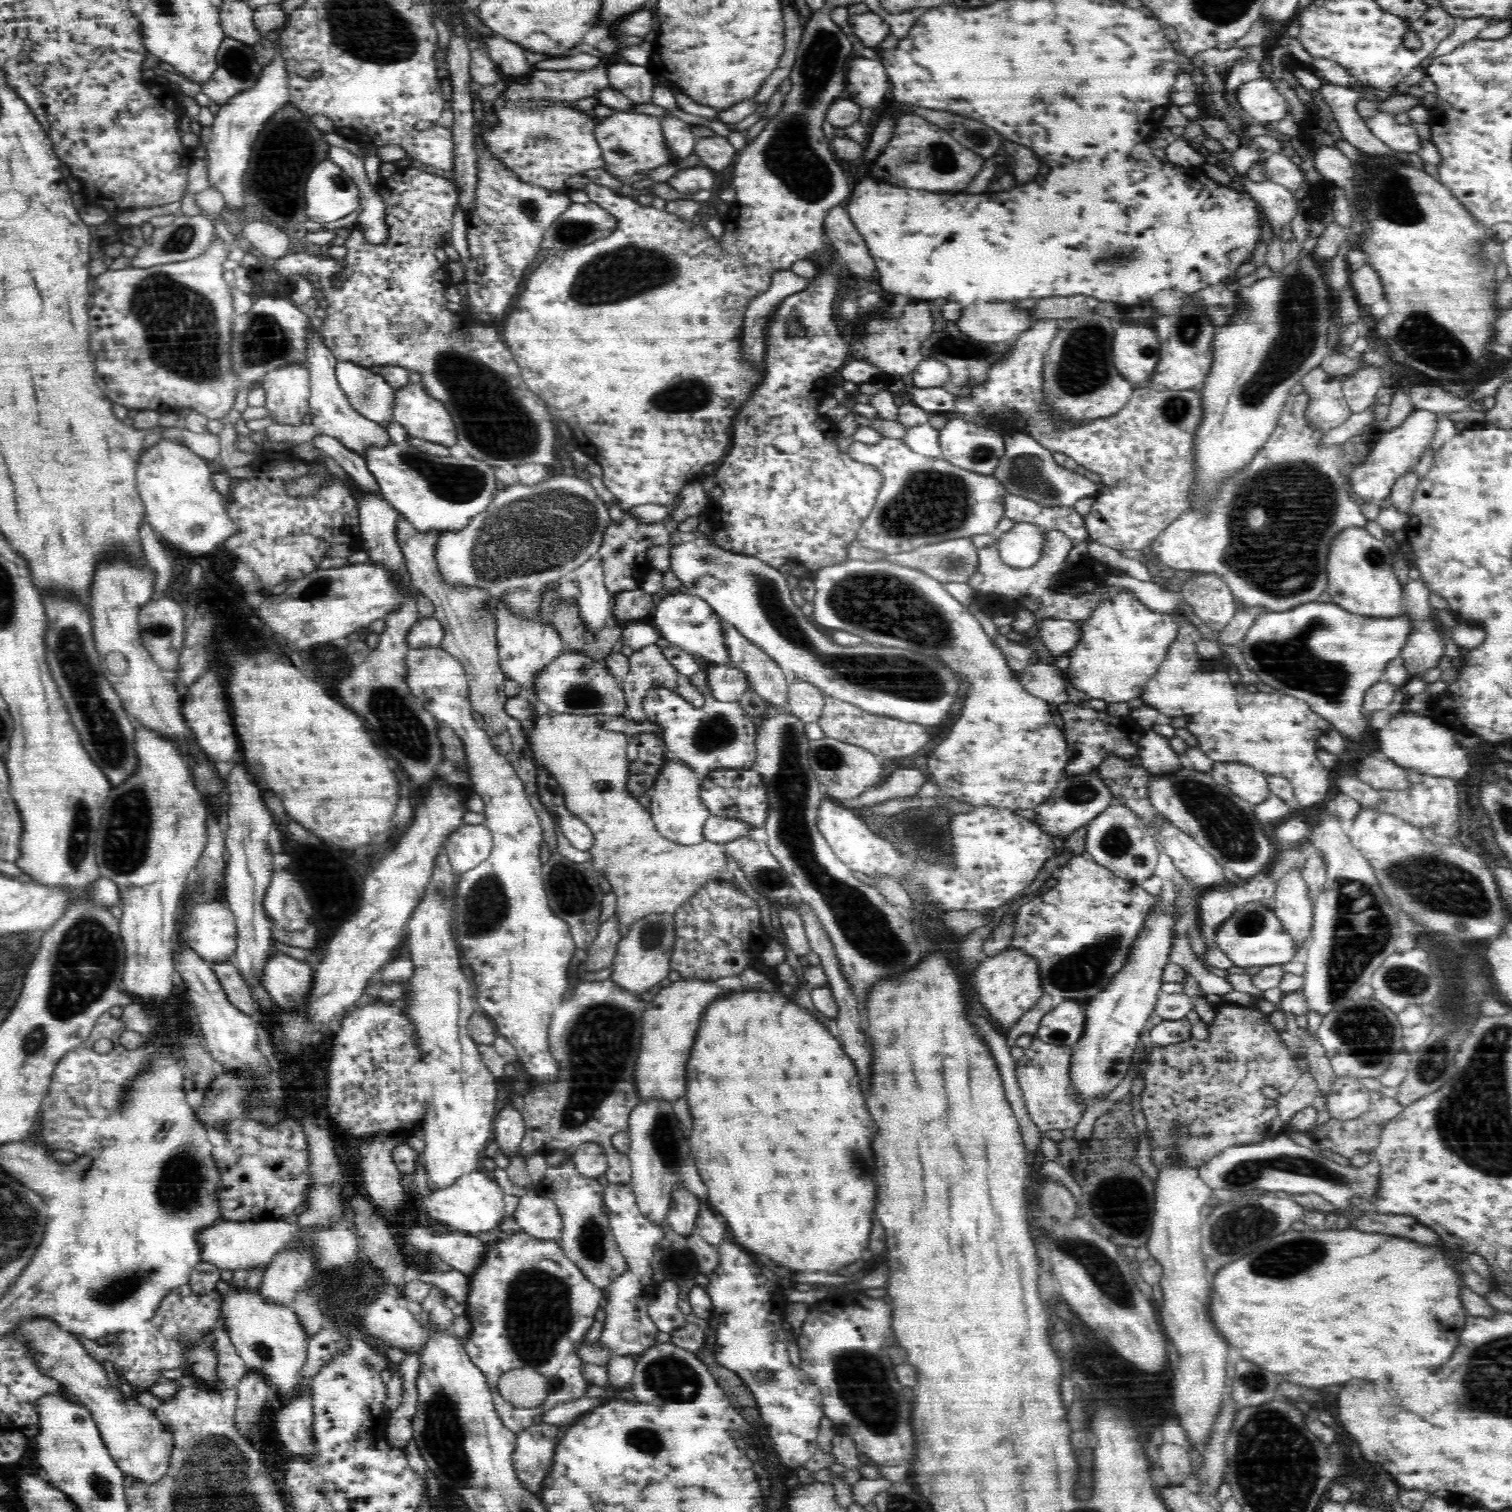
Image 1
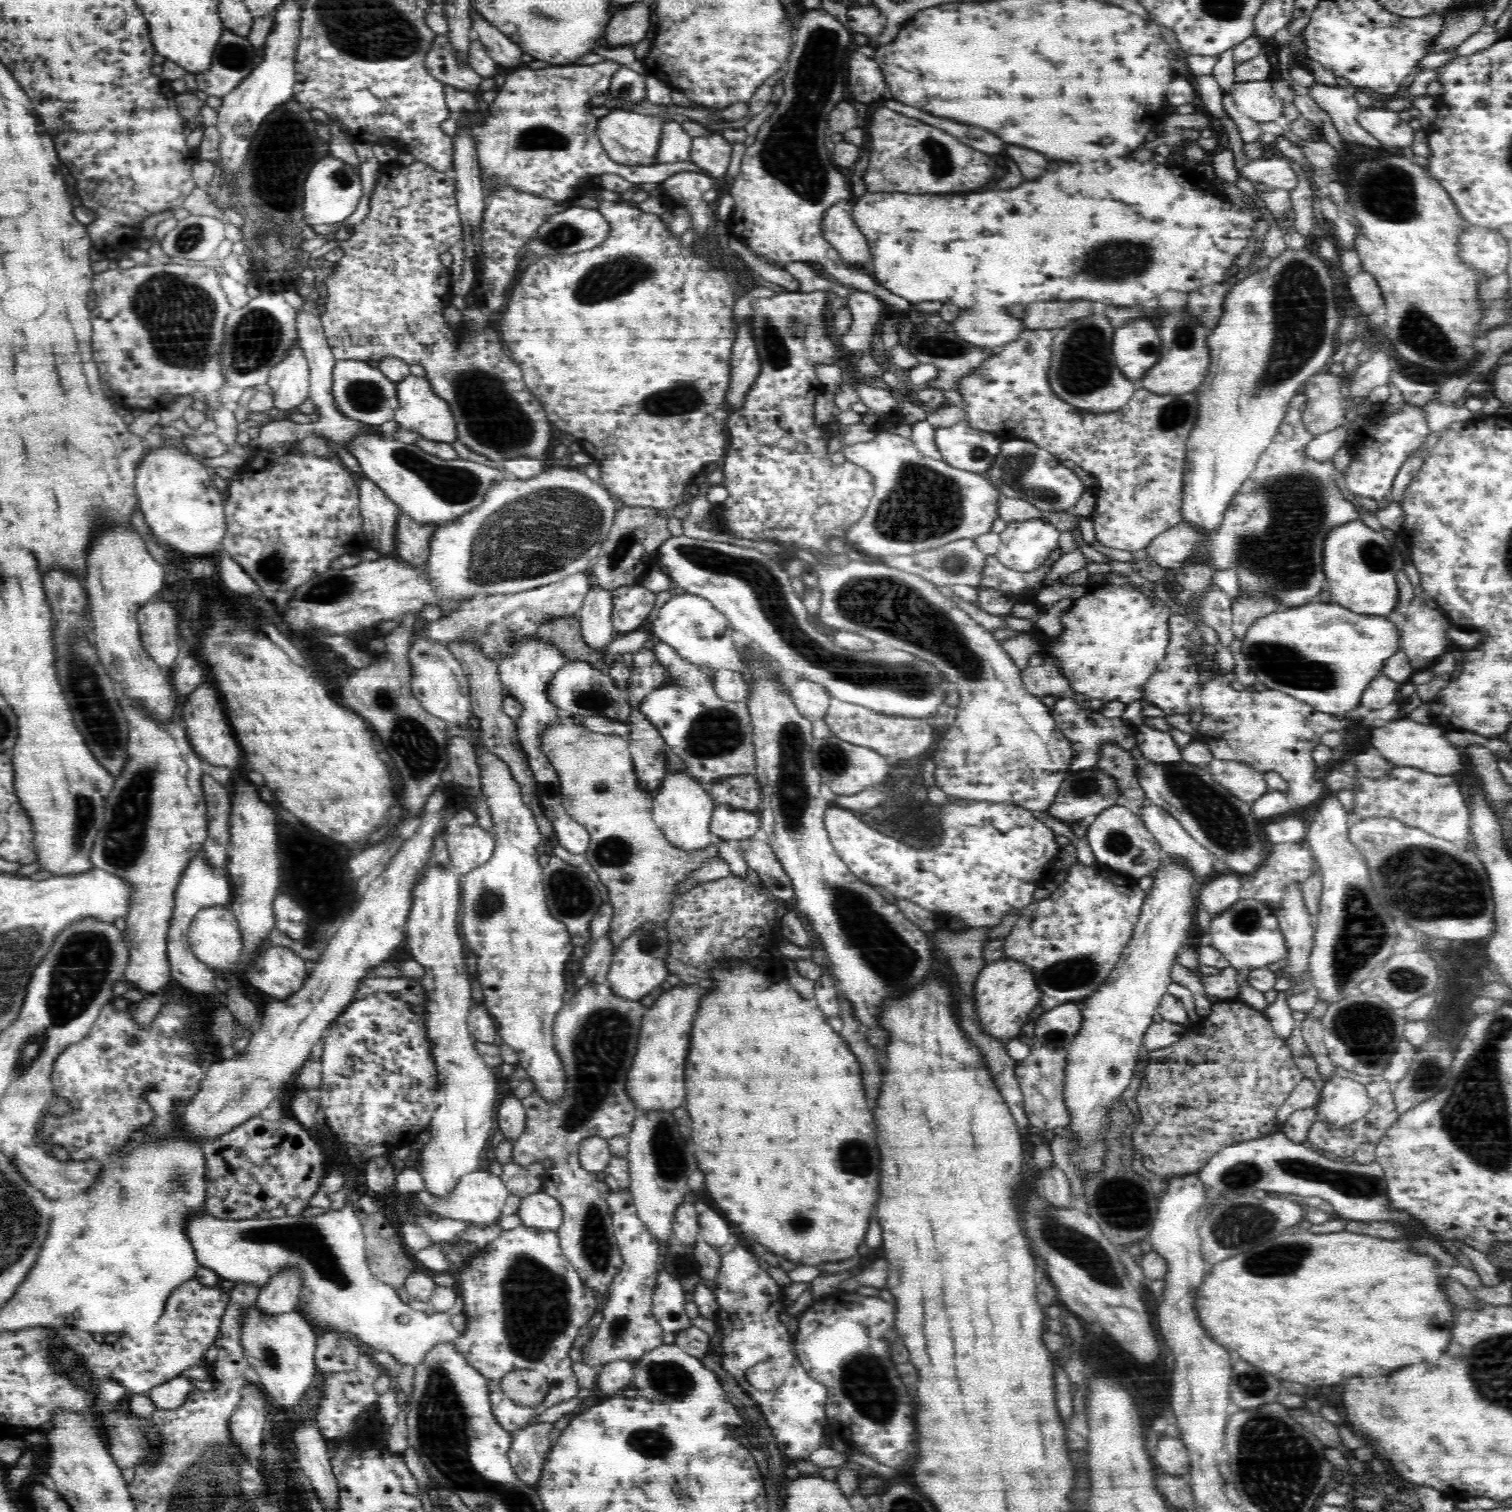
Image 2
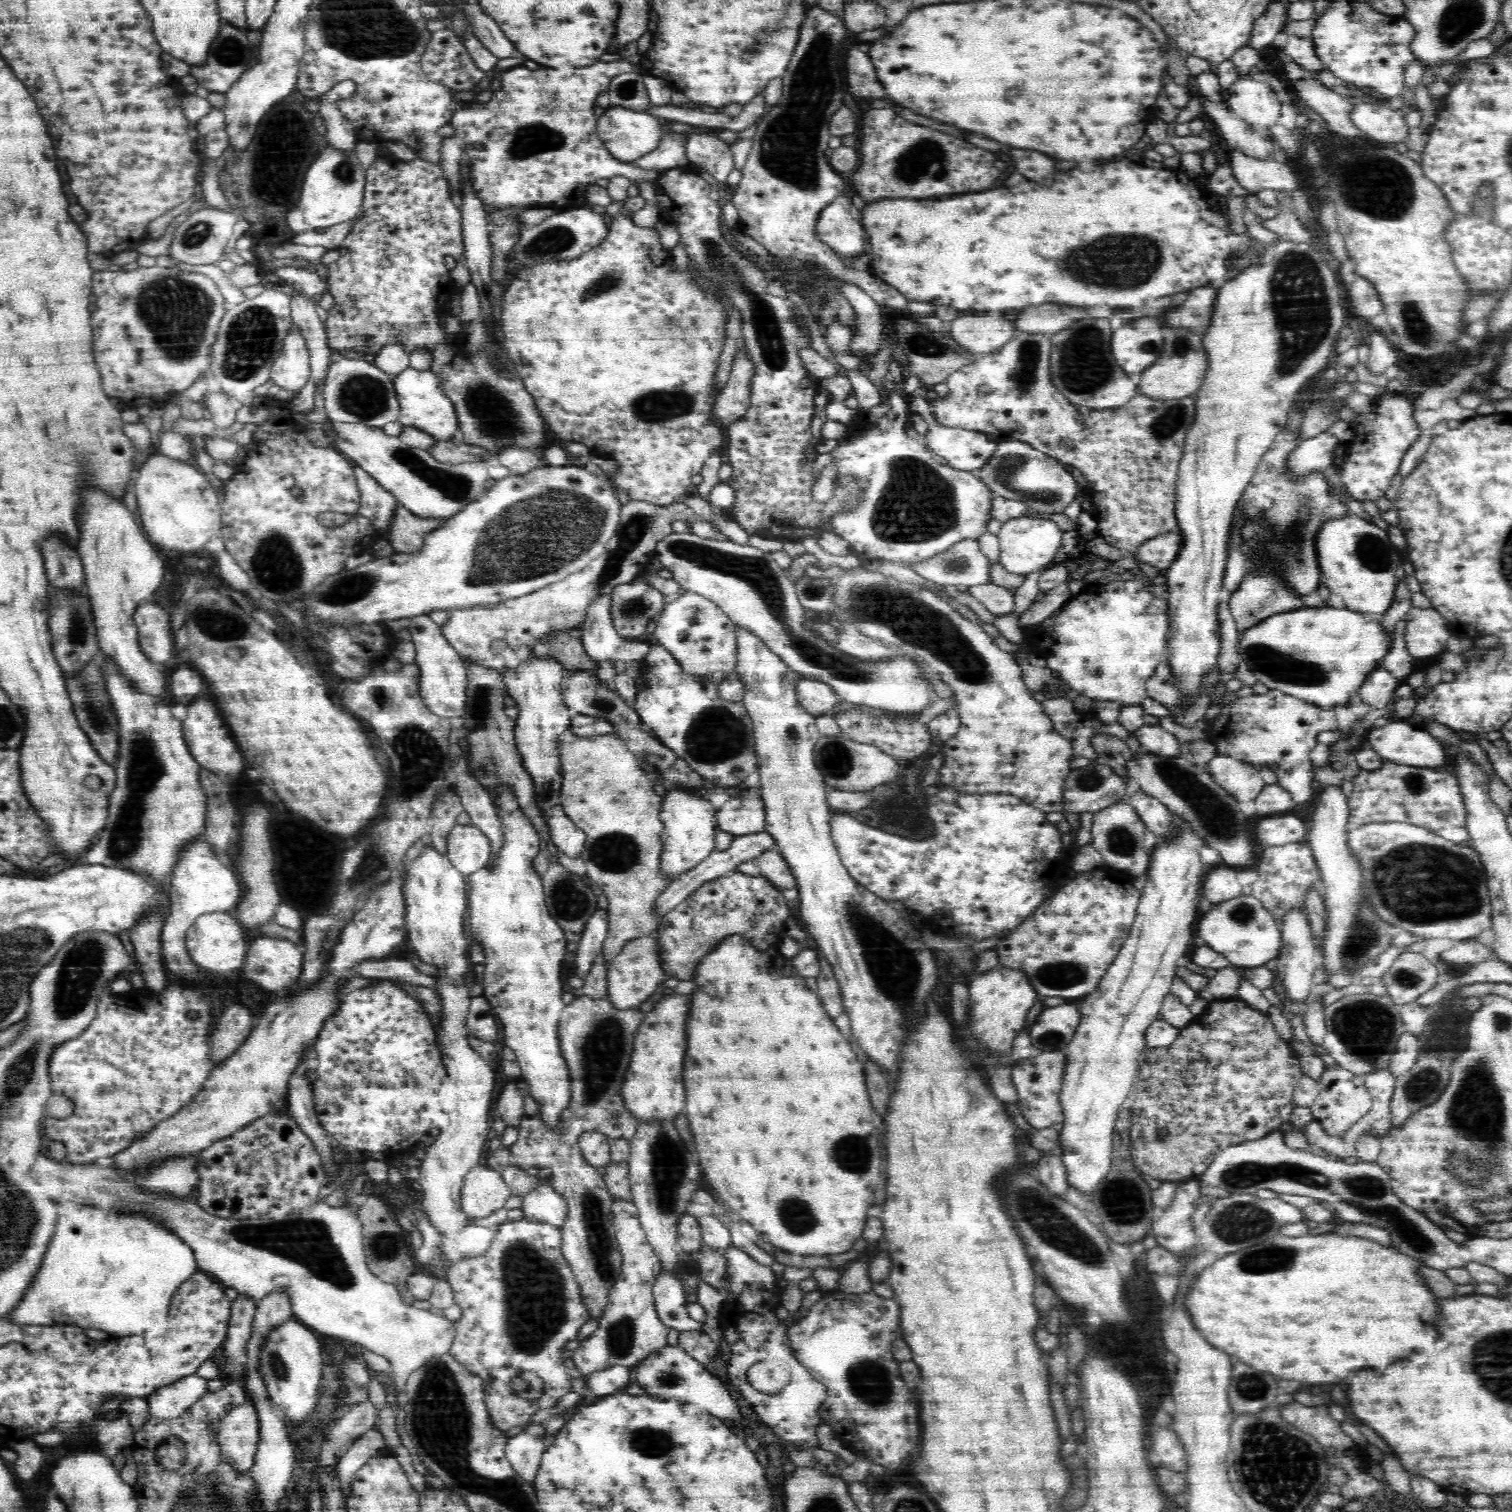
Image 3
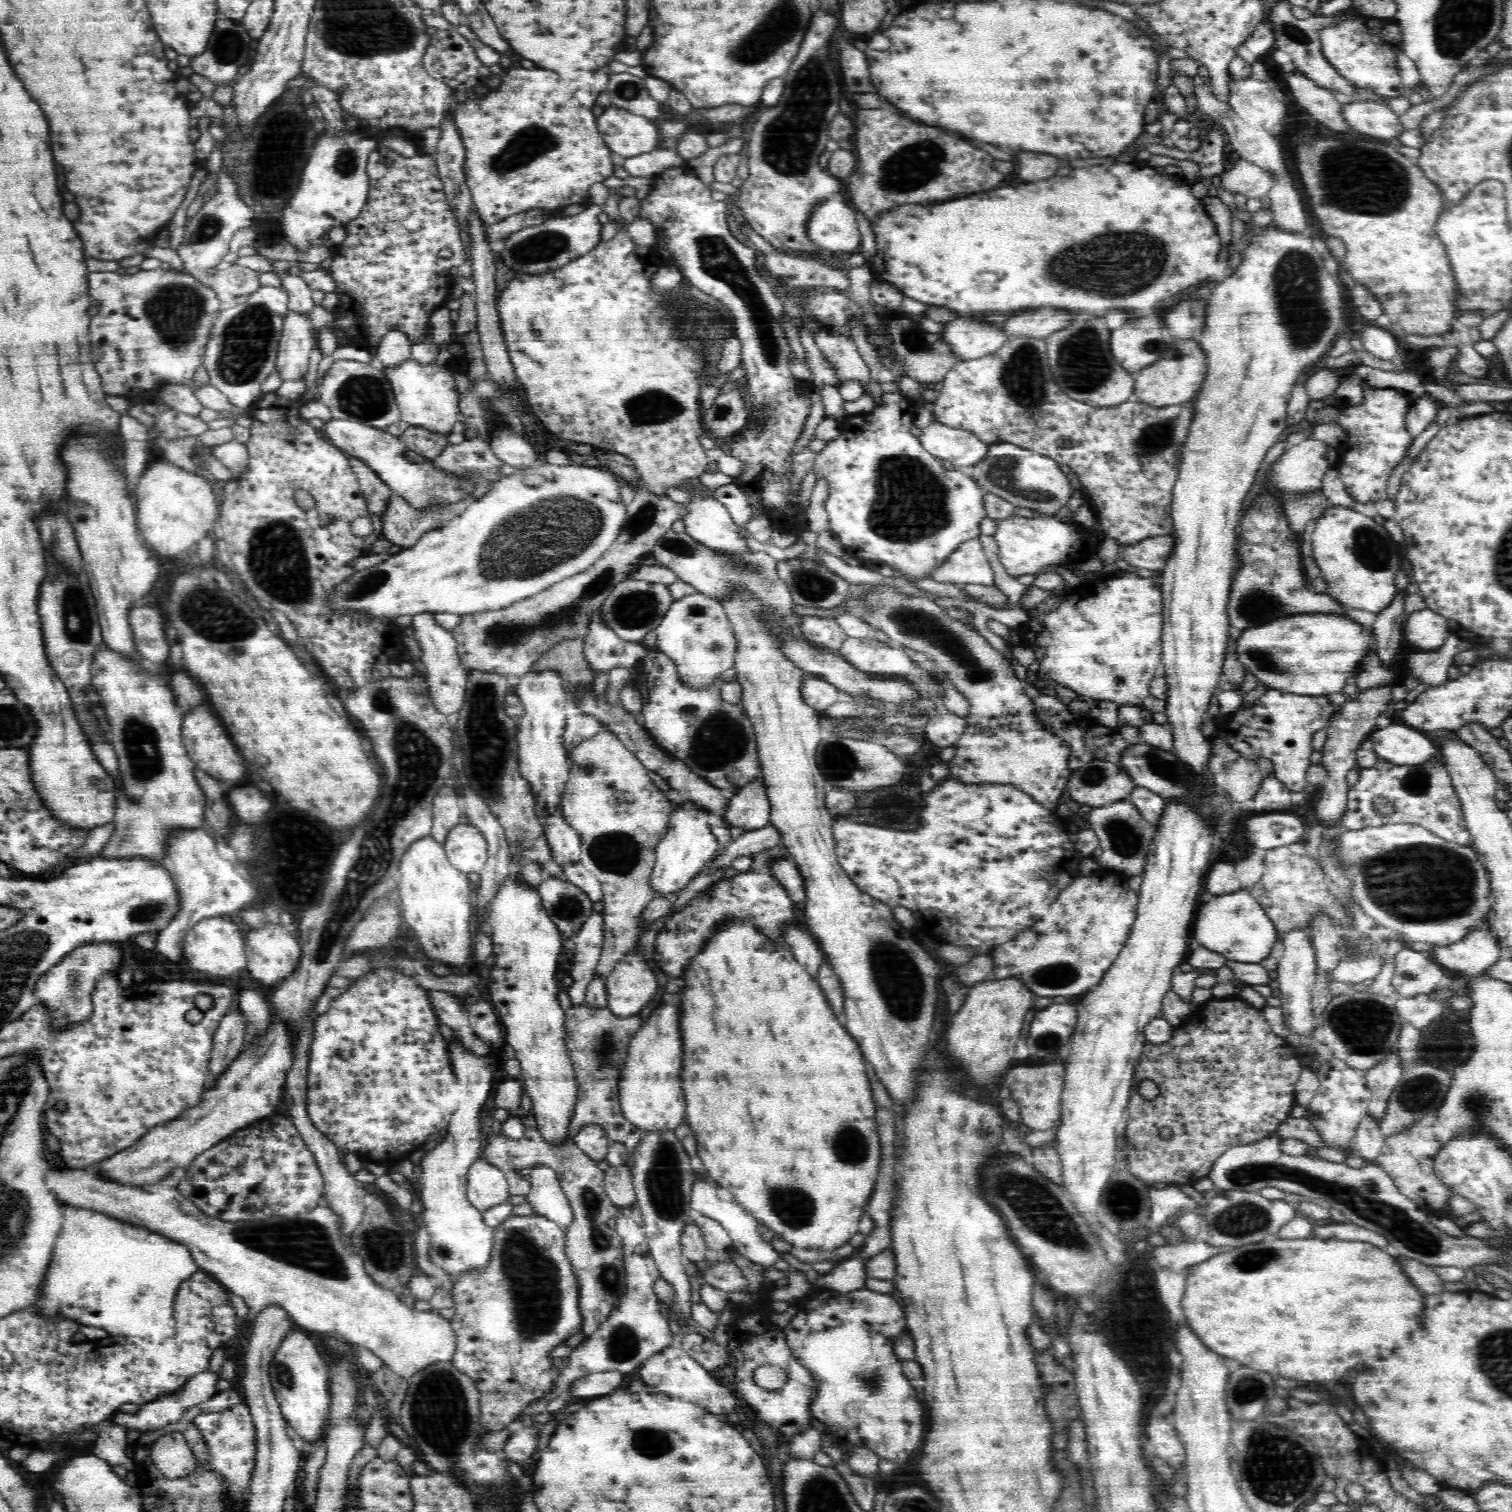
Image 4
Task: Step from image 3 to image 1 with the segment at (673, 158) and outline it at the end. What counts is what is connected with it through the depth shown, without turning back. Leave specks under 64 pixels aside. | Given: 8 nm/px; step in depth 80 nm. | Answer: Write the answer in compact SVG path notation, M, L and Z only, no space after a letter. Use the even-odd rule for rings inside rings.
M667 116L661 118L661 125L671 156L676 158L676 161L688 158L688 154L692 154L698 139L690 132L688 124L677 117Z

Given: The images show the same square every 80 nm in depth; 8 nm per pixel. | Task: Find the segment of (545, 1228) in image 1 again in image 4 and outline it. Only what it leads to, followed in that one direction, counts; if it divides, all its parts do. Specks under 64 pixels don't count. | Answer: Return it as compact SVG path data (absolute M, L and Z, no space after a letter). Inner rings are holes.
M535 1164L530 1172L531 1189L526 1201L533 1207L534 1214L542 1215L566 1229L573 1220L572 1207L556 1178L556 1171L546 1165Z

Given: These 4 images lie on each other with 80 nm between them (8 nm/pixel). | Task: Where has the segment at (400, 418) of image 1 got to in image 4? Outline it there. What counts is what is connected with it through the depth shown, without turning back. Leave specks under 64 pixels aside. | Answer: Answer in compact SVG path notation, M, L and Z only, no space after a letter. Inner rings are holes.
M441 345L439 354L436 356L436 363L421 364L408 358L406 362L398 366L382 367L382 369L391 384L402 421L412 427L420 427L452 437L453 426L460 421L460 407L457 404L457 392L455 392L452 377L448 372L444 372L444 368L441 368L441 364L452 357L446 346Z

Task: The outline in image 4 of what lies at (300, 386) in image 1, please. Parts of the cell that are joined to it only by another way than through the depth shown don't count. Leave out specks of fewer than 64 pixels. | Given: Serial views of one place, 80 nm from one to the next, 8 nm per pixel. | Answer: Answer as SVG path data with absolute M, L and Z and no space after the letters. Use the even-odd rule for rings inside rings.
M316 305L315 310L308 317L305 317L305 314L294 311L290 311L287 314L281 330L281 340L276 362L276 371L279 372L284 381L299 379L308 372L310 353L318 346L314 345L315 332L322 330L322 328L332 330L333 314L334 312L328 312L328 310L319 305Z

